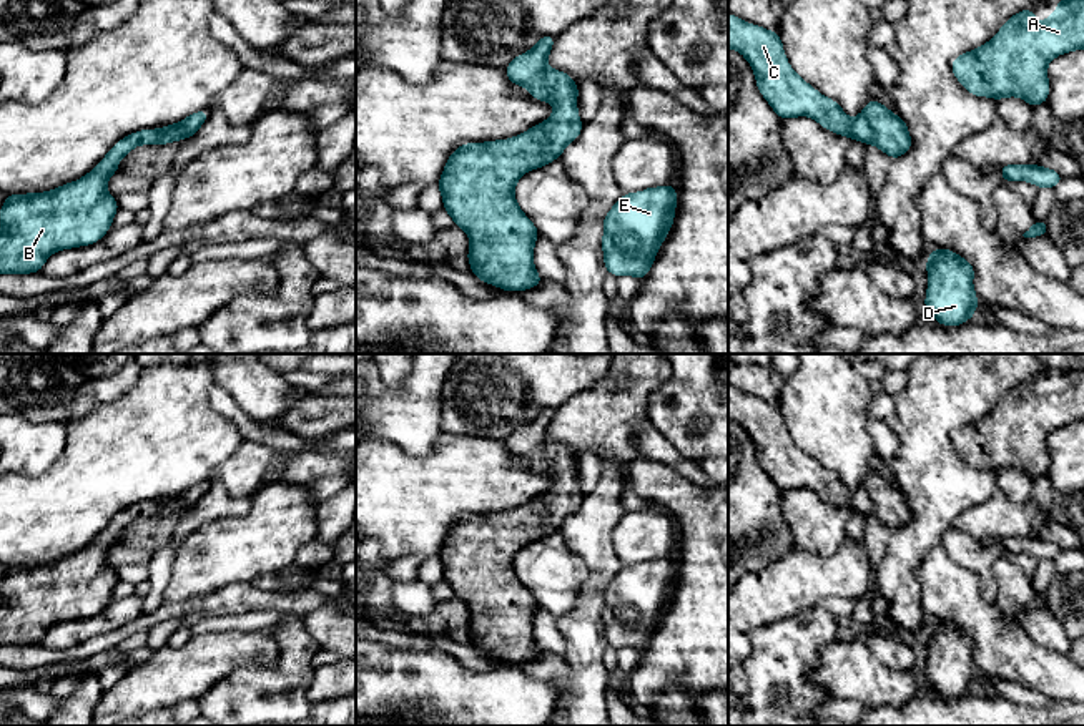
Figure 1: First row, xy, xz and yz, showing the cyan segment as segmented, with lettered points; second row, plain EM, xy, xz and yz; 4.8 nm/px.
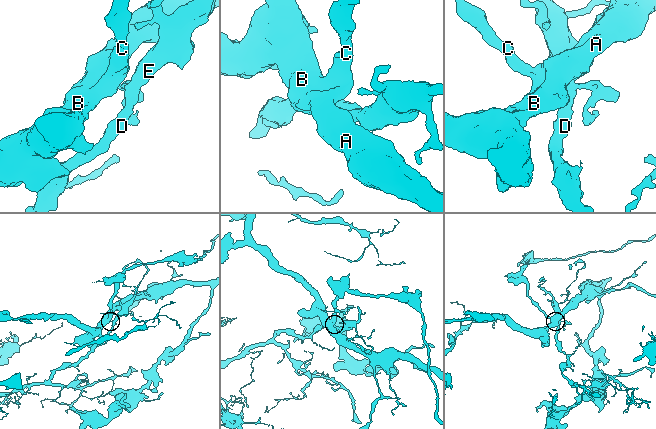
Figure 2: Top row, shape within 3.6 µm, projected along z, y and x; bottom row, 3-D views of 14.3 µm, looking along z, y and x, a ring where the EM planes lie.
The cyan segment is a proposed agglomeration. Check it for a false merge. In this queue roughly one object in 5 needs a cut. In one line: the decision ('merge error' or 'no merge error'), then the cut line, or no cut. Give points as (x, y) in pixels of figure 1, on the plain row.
no merge error; no cut

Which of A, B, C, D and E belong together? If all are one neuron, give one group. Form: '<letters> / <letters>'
A B C D E

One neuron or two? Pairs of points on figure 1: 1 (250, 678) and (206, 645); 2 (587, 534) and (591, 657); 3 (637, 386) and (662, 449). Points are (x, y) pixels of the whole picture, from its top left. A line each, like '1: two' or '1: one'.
1: two
2: one
3: one

